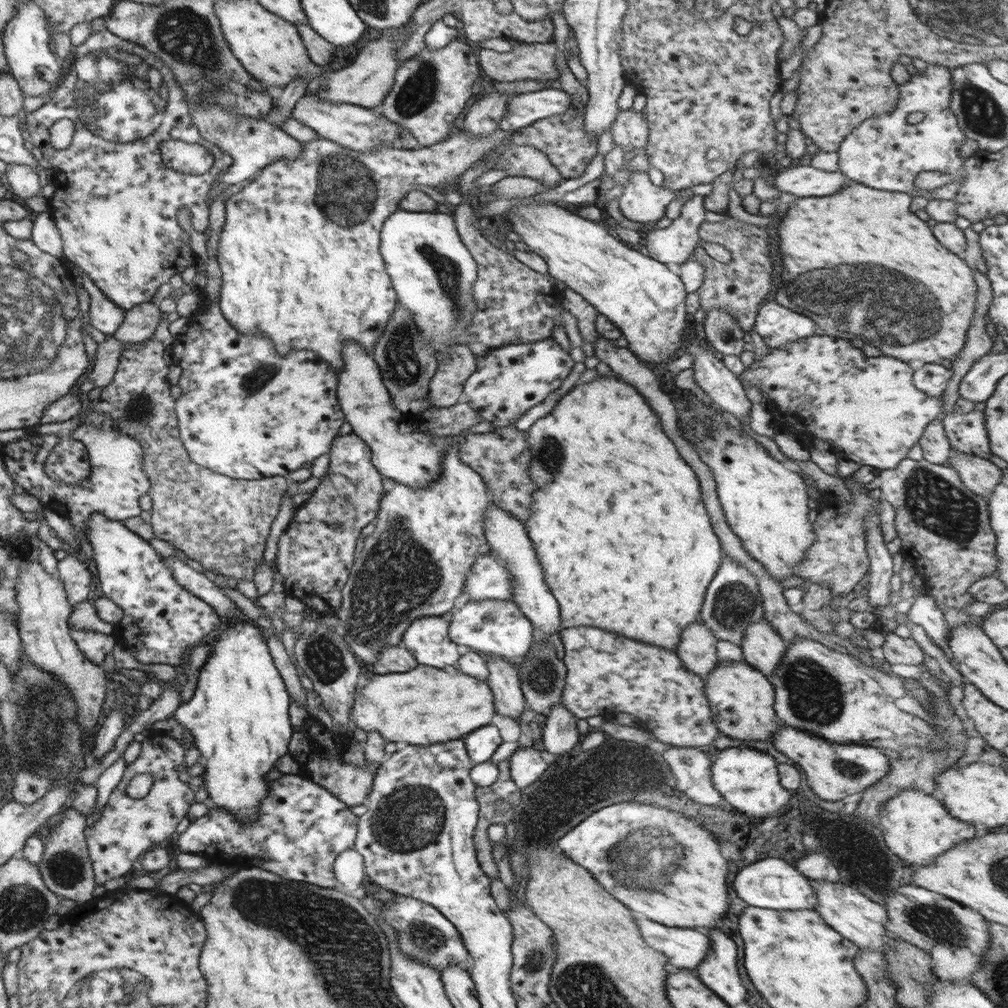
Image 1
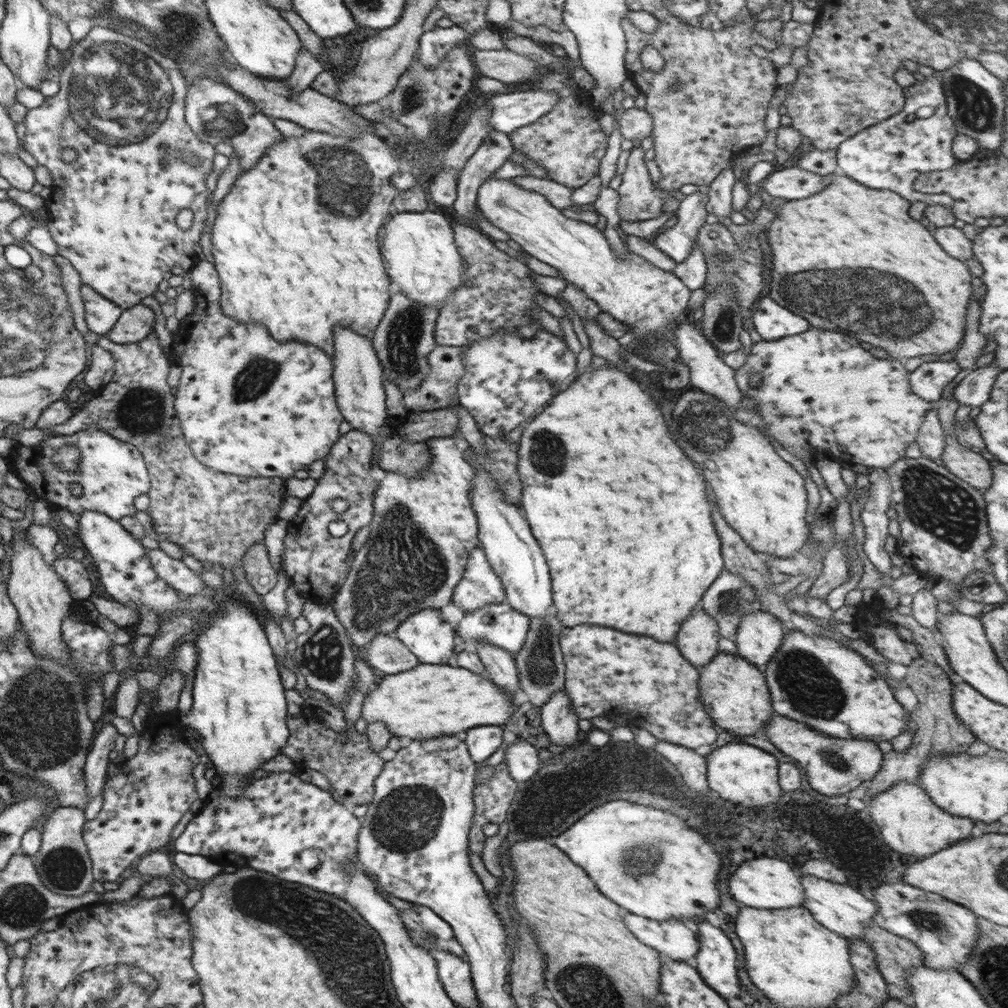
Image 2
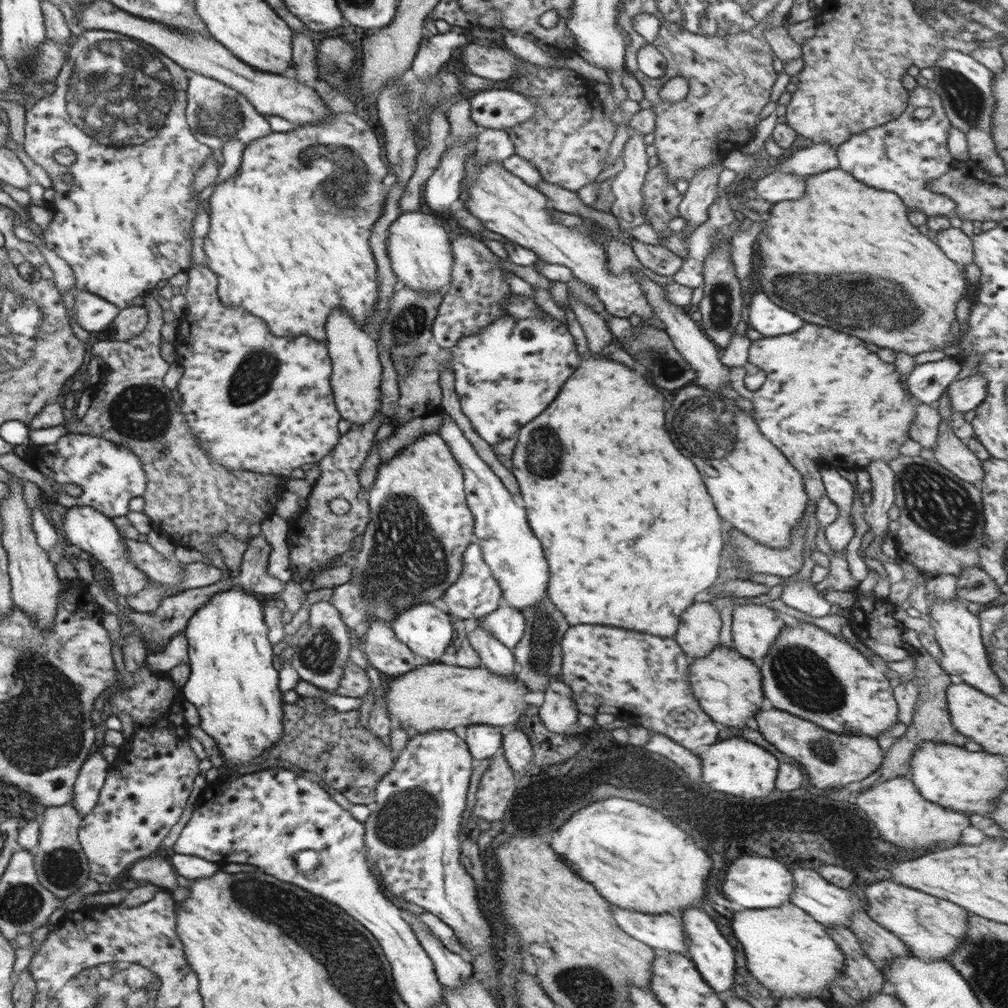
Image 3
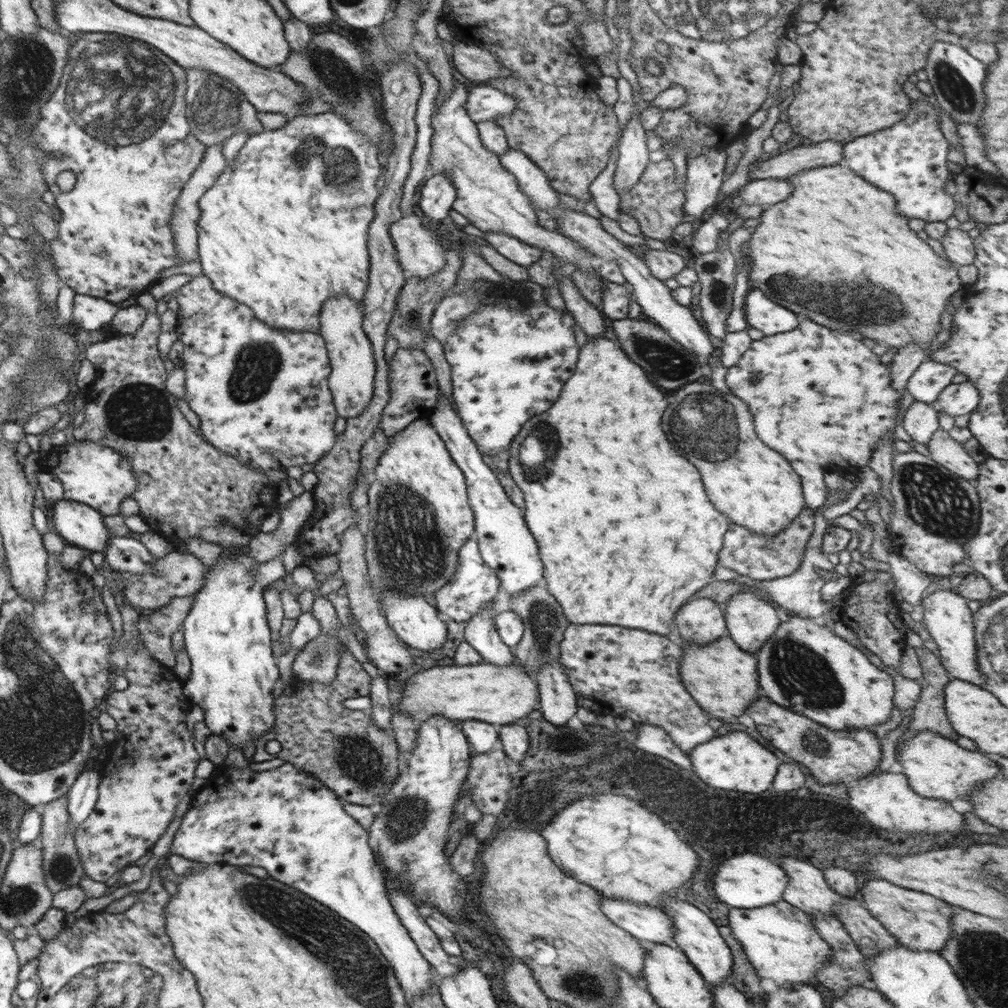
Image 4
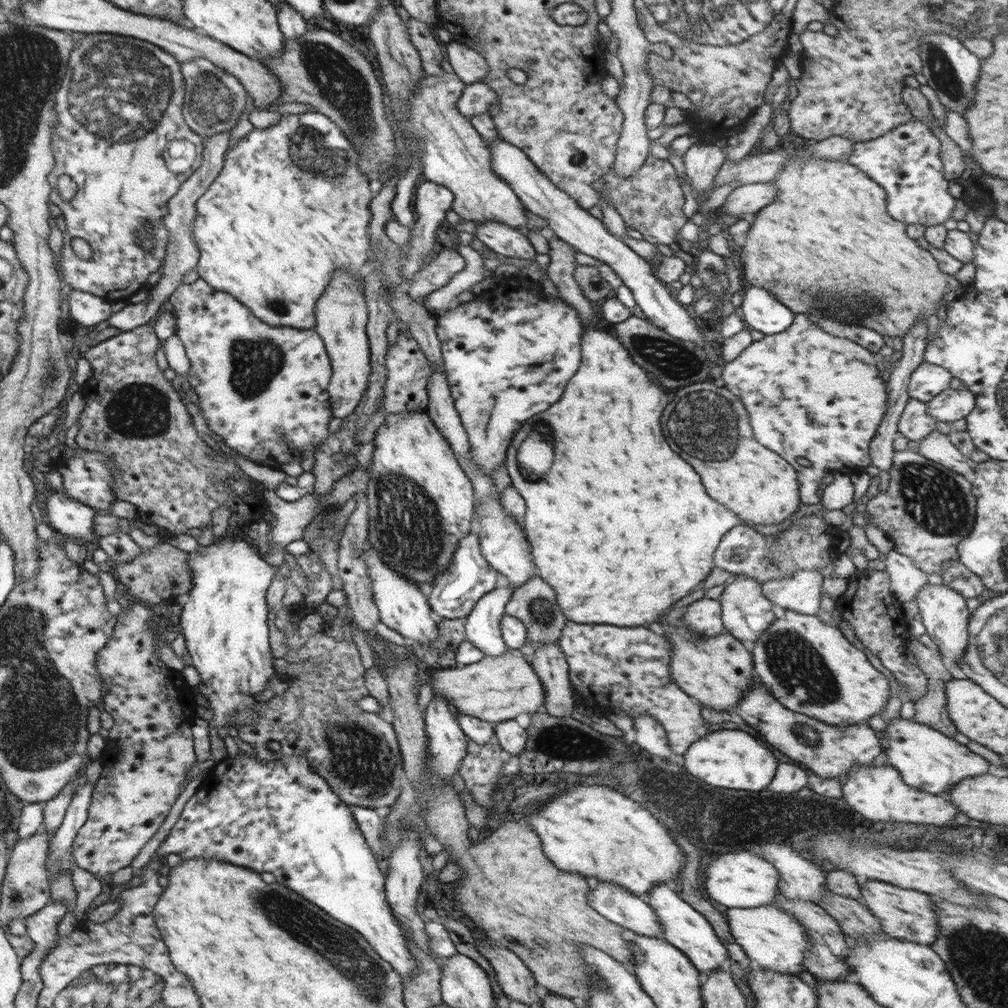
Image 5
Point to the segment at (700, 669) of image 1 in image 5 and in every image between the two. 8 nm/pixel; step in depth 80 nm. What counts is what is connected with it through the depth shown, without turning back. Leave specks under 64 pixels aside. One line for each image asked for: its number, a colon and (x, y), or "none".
2: (697, 640)
3: (698, 632)
4: (700, 622)
5: (703, 617)

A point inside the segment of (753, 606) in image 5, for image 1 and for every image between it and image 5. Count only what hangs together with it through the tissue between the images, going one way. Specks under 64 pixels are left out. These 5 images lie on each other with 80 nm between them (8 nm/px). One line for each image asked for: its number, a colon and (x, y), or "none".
1: (763, 648)
2: (759, 634)
3: (755, 627)
4: (750, 621)

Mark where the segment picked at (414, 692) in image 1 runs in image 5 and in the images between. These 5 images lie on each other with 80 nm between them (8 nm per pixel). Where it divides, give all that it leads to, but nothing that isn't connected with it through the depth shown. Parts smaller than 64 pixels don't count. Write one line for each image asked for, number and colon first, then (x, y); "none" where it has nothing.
2: (431, 700)
3: (435, 696)
4: (499, 695)
5: (495, 690)

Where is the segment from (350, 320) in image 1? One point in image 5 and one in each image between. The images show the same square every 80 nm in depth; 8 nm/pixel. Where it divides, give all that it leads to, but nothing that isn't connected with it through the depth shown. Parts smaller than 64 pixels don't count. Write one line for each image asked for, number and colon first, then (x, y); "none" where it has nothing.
2: (293, 272)
3: (282, 261)
4: (260, 242)
5: (290, 204)

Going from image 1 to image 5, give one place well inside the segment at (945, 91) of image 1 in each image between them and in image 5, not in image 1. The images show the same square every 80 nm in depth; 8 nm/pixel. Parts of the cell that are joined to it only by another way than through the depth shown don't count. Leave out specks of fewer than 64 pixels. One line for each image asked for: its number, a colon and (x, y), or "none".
2: (889, 156)
3: (902, 156)
4: (908, 160)
5: (905, 162)

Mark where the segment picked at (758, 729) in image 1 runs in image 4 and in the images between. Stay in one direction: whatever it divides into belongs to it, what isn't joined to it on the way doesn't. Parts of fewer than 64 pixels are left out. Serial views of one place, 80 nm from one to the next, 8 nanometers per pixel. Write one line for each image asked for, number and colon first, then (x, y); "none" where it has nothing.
2: (735, 694)
3: (728, 687)
4: (722, 678)

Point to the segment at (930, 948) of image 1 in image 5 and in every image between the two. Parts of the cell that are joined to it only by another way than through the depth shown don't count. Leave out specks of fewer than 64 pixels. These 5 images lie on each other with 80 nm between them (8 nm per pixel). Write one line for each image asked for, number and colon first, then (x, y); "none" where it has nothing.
2: (946, 932)
3: (932, 928)
4: (918, 920)
5: (907, 914)

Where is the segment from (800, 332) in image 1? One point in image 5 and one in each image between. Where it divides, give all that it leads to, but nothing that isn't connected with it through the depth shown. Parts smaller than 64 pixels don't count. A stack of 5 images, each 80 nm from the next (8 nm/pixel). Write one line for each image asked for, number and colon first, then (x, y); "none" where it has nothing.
2: (772, 321)
3: (763, 315)
4: (762, 314)
5: (761, 310)

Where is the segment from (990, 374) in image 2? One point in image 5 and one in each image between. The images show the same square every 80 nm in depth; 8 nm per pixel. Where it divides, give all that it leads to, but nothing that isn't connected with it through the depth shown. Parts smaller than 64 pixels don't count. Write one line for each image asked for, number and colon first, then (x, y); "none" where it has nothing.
3: (966, 394)
4: (957, 399)
5: (952, 404)

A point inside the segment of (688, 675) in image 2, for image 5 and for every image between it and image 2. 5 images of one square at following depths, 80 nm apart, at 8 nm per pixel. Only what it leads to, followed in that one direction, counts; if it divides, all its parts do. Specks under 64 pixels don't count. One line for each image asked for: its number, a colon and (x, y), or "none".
3: (642, 679)
4: (615, 670)
5: (611, 666)

